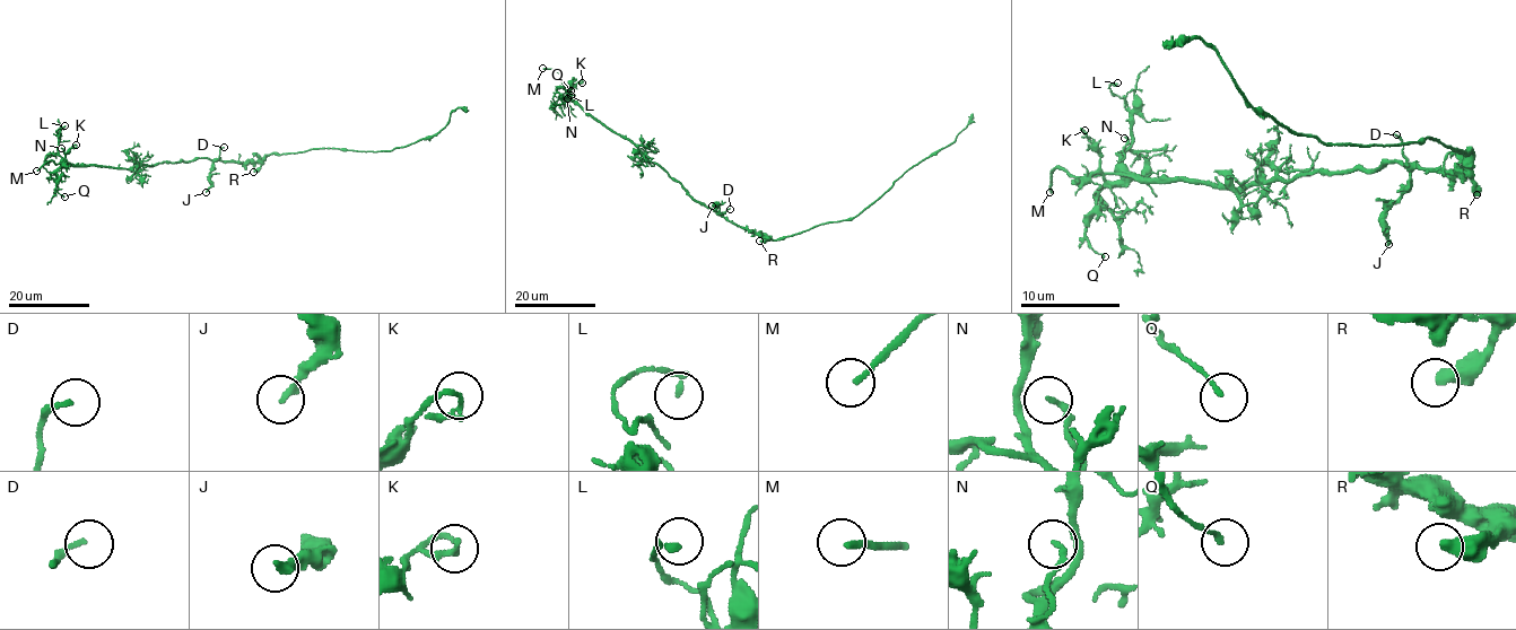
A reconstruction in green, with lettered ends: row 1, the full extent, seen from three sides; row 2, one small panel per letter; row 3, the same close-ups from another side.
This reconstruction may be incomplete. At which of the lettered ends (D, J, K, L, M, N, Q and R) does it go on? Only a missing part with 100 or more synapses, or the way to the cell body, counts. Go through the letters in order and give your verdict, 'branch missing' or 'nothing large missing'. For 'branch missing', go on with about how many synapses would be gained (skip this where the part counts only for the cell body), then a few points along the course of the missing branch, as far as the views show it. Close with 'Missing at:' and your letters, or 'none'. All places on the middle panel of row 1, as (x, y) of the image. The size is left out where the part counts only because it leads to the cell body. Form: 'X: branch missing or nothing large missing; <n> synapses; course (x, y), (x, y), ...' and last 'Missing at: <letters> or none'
D: nothing large missing
J: nothing large missing
K: nothing large missing
L: nothing large missing
M: branch missing
N: nothing large missing
Q: nothing large missing
R: nothing large missing
Missing at: M

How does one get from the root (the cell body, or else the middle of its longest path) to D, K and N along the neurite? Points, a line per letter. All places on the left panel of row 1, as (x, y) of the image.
D: (243, 163), (220, 162), (219, 151), (224, 147)
K: (243, 163), (194, 158), (129, 168), (63, 163), (64, 154), (76, 145)
N: (243, 163), (194, 158), (129, 168), (71, 165), (61, 148)

